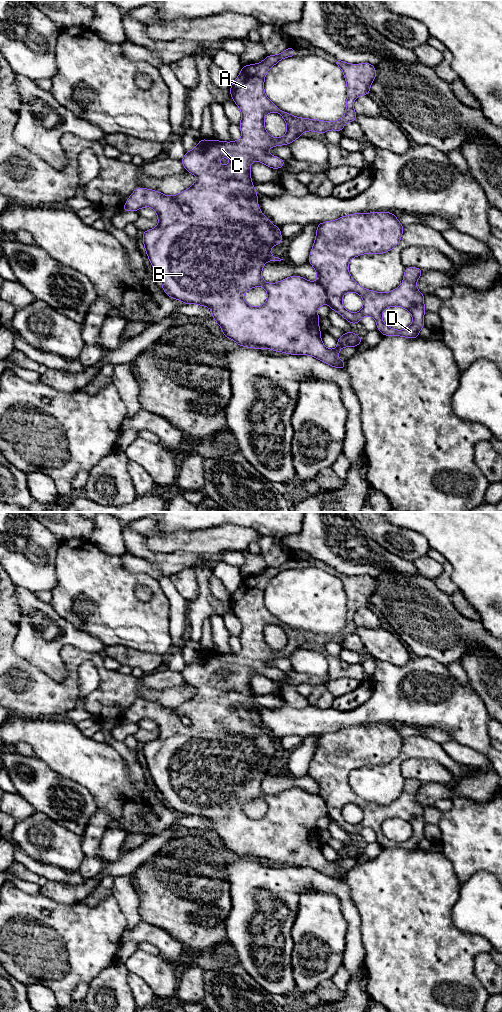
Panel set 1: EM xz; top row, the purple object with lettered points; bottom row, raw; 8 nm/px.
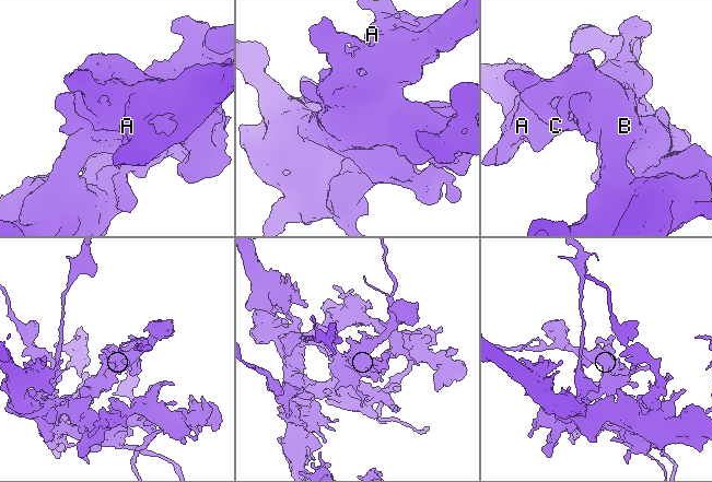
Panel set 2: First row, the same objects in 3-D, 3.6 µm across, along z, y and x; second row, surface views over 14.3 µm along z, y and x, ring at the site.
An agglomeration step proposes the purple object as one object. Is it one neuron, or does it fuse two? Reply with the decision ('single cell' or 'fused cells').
single cell

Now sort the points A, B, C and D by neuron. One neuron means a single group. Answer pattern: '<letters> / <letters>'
A B C D

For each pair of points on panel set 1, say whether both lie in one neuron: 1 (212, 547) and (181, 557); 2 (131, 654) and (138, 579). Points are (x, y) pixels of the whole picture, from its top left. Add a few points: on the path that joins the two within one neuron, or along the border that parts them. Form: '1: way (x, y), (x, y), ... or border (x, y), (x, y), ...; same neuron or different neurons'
1: border (168, 553), (183, 551), (215, 558); different neurons
2: border (109, 645), (124, 645), (155, 654); different neurons

